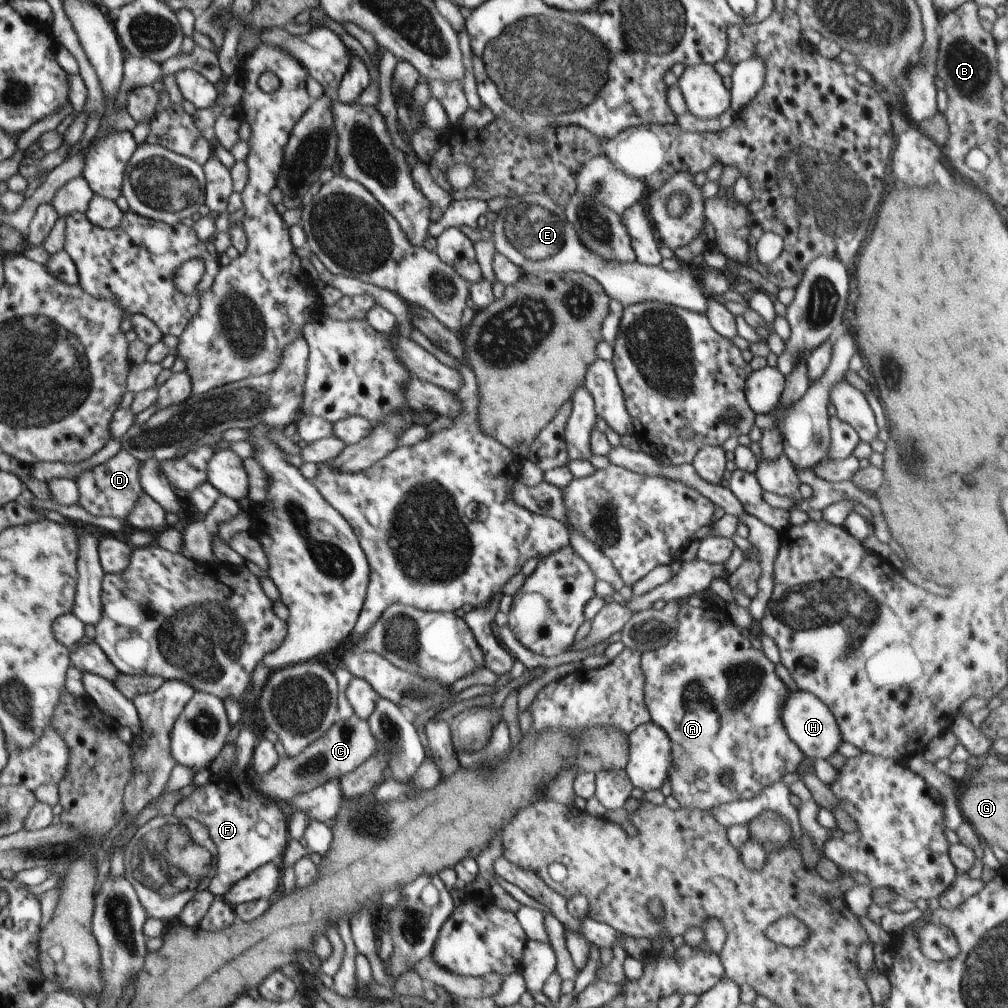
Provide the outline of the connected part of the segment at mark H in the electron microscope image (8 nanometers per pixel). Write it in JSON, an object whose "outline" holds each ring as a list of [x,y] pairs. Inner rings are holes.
{"outline":[[[802,689],[790,690],[790,694],[784,702],[784,708],[782,708],[782,724],[786,728],[786,734],[790,736],[790,740],[800,747],[807,758],[827,760],[844,743],[834,714],[826,708],[824,702],[816,698],[816,695]]]}

